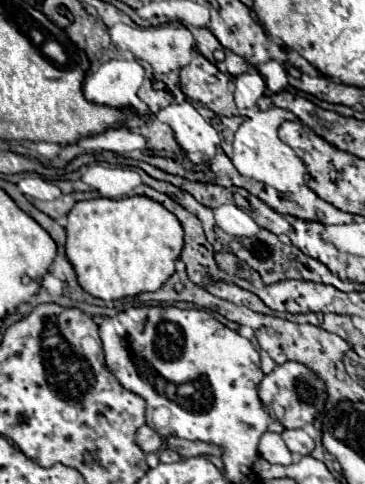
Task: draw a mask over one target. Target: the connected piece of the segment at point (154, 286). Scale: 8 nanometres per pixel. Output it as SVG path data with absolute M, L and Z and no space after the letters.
M144 195L78 201L68 213L66 233L66 255L78 275L78 283L104 301L158 291L174 275L174 263L184 247L180 221Z

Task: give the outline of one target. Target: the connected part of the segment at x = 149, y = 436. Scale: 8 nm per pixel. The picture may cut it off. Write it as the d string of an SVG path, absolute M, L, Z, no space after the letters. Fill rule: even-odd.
M142 425L136 431L136 441L138 441L138 445L144 453L160 451L162 445L164 445L164 437L158 431L152 431L152 427L148 427L148 425Z

